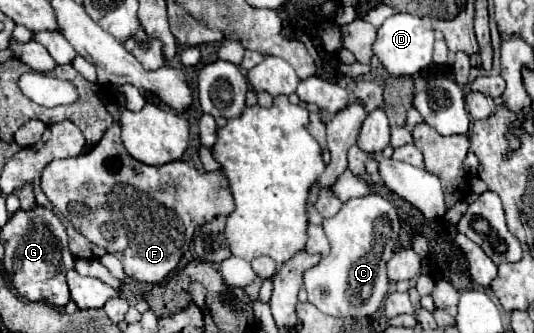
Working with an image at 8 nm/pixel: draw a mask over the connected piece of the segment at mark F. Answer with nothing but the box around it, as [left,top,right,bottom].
[40,122,234,284]

